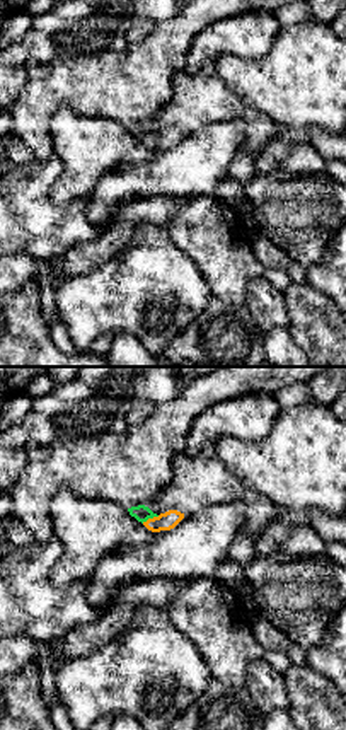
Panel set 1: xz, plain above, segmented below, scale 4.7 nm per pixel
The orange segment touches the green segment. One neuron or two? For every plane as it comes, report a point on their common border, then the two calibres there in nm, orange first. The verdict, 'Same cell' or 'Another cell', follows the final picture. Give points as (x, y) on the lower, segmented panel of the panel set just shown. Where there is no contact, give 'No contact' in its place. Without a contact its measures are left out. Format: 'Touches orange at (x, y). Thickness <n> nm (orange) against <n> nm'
Touches orange at (150, 519). Thickness 90 nm (orange) against 80 nm

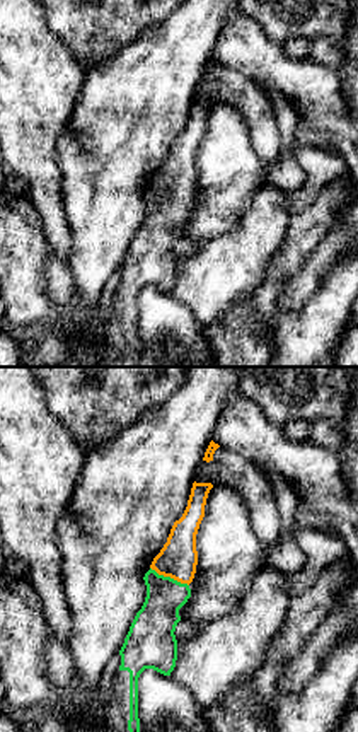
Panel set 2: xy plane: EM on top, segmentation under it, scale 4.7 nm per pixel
Touches orange at (169, 575). Thickness 180 nm (orange) against 200 nm

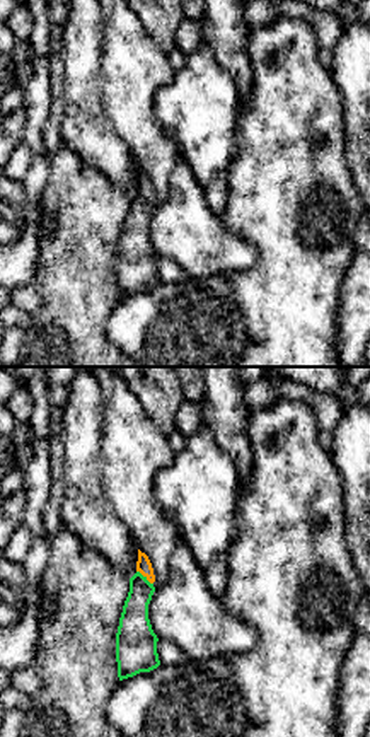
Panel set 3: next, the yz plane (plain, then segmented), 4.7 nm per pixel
Touches orange at (145, 575). Thickness 70 nm (orange) against 150 nm

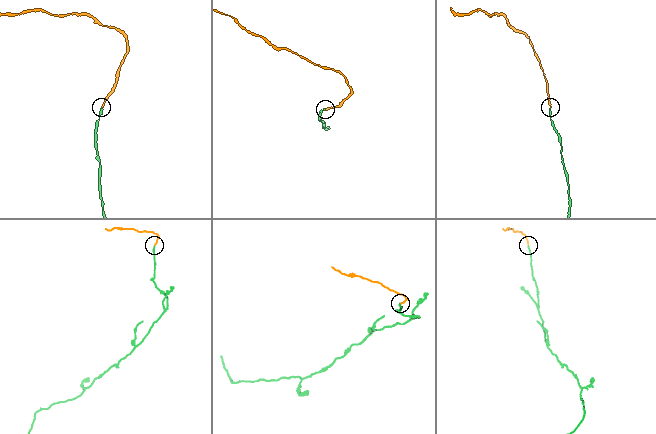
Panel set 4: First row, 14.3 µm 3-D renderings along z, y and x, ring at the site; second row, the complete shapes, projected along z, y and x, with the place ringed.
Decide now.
Same cell

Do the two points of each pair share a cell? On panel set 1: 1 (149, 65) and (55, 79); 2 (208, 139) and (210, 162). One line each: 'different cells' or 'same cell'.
1: same cell
2: same cell

